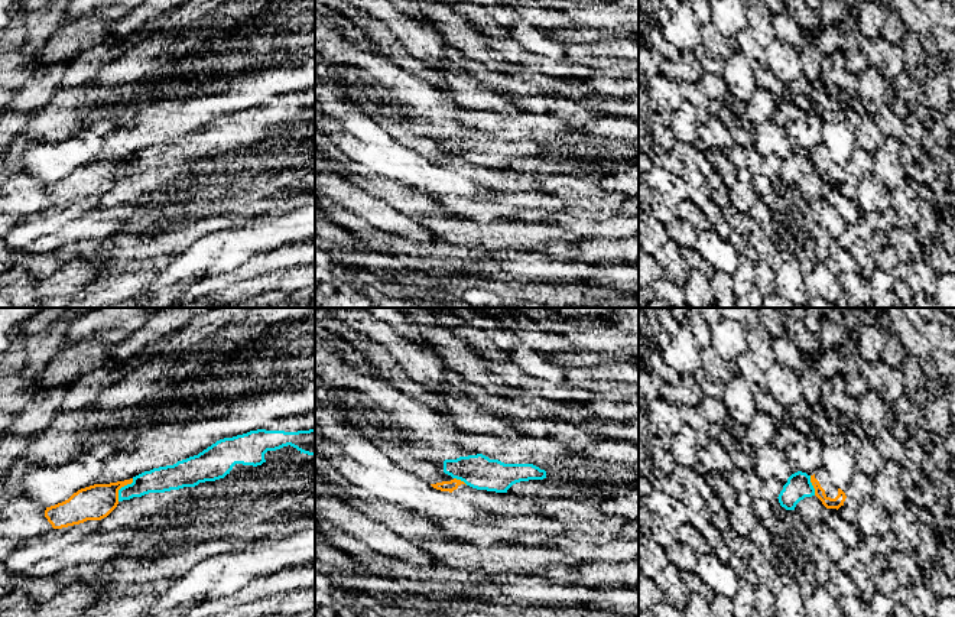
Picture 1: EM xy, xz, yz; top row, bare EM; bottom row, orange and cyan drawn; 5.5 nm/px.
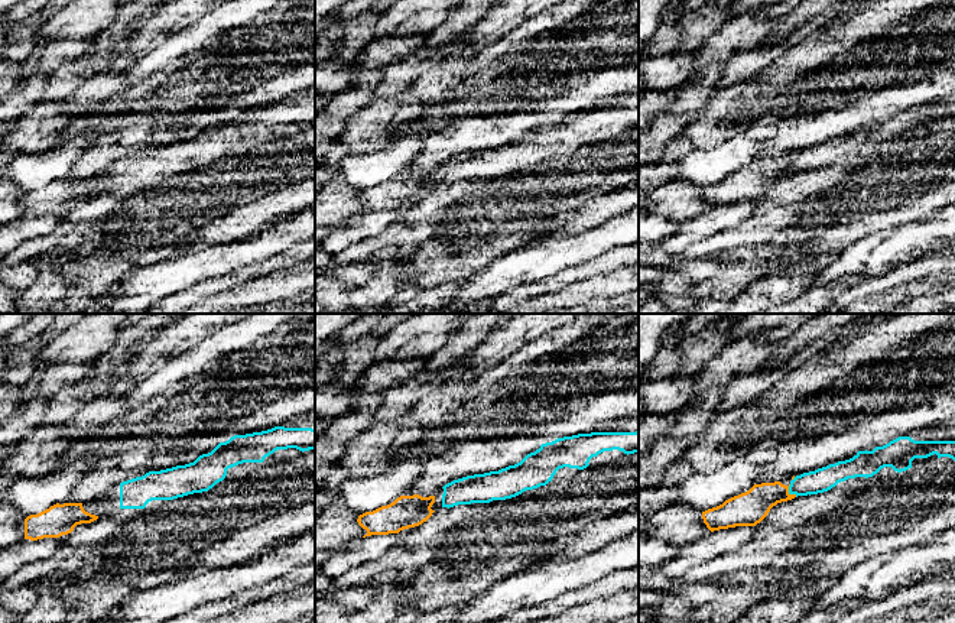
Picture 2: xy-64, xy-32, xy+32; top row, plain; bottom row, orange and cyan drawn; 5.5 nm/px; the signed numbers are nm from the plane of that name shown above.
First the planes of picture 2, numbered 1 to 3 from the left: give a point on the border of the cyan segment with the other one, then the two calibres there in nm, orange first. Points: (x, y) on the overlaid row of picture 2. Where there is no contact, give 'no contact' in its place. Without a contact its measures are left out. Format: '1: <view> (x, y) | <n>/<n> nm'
1: no contact
2: no contact
3: xy+32 (788, 492) | 190/130 nm

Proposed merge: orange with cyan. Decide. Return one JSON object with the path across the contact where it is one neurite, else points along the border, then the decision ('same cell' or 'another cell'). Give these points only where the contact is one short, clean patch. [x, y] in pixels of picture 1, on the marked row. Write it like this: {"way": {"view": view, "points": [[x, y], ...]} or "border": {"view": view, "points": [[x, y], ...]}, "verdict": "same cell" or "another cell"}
{"border": {"view": "xy", "points": [[133, 479], [119, 490], [117, 500]]}, "verdict": "another cell"}

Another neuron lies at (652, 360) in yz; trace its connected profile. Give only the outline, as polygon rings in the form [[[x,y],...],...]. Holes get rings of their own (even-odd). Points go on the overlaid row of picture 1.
[[[639,347],[639,364],[649,373],[660,377],[665,384],[678,384],[682,377],[675,368],[665,363],[657,348],[643,353]]]

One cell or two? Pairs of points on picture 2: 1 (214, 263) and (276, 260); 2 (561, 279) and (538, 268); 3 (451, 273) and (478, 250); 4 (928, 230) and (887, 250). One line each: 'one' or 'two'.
1: two
2: two
3: one
4: one

